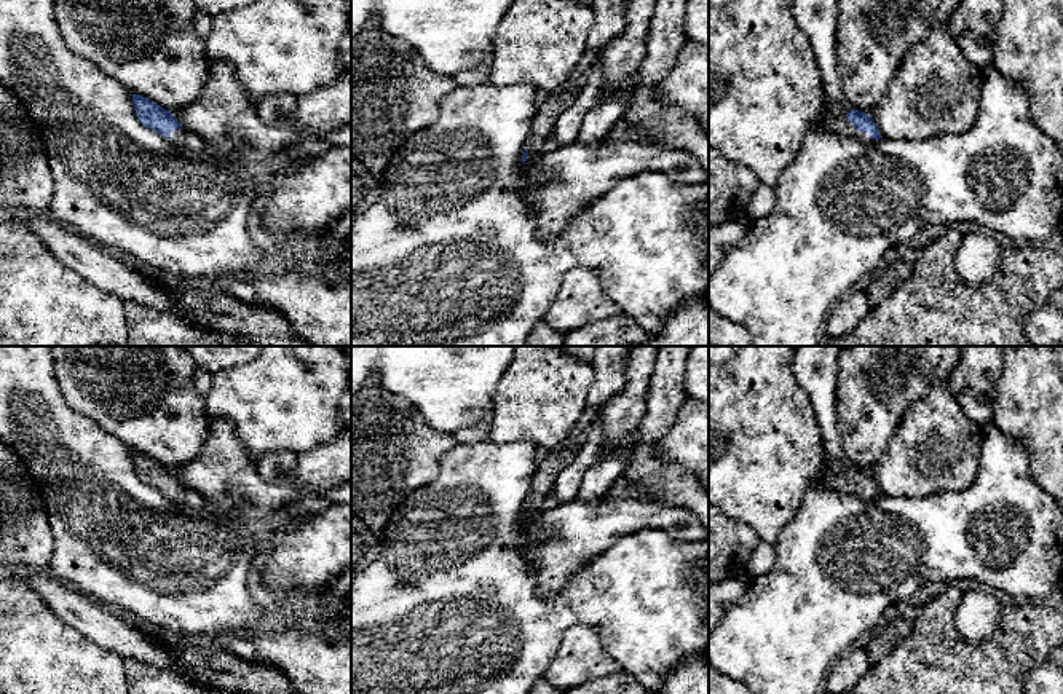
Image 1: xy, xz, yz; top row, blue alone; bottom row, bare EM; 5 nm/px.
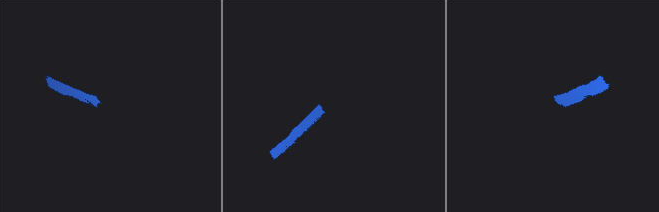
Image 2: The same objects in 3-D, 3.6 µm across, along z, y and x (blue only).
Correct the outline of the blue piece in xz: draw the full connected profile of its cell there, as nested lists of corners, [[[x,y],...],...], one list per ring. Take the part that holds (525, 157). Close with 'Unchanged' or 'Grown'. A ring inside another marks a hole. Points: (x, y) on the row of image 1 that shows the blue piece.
[[[586,49],[570,80],[562,88],[539,96],[539,107],[532,123],[532,134],[522,163],[528,158],[538,158],[551,147],[555,120],[579,96],[587,72],[595,62],[600,62],[600,51]]]. Grown

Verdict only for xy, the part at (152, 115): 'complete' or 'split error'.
split error

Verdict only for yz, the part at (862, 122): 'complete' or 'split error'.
split error

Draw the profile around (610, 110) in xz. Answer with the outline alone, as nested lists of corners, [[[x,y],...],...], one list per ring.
[[[629,0],[627,26],[621,37],[614,38],[600,51],[603,67],[603,99],[592,107],[579,128],[578,142],[594,144],[605,140],[607,134],[624,120],[624,105],[619,85],[637,73],[645,54],[650,34],[650,21],[656,0]]]

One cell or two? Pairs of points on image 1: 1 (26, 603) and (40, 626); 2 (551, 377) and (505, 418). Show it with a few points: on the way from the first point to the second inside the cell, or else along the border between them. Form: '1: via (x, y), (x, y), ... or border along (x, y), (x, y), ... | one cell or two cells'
1: via (26, 608), (35, 621) | one cell
2: via (540, 388), (516, 412) | one cell

